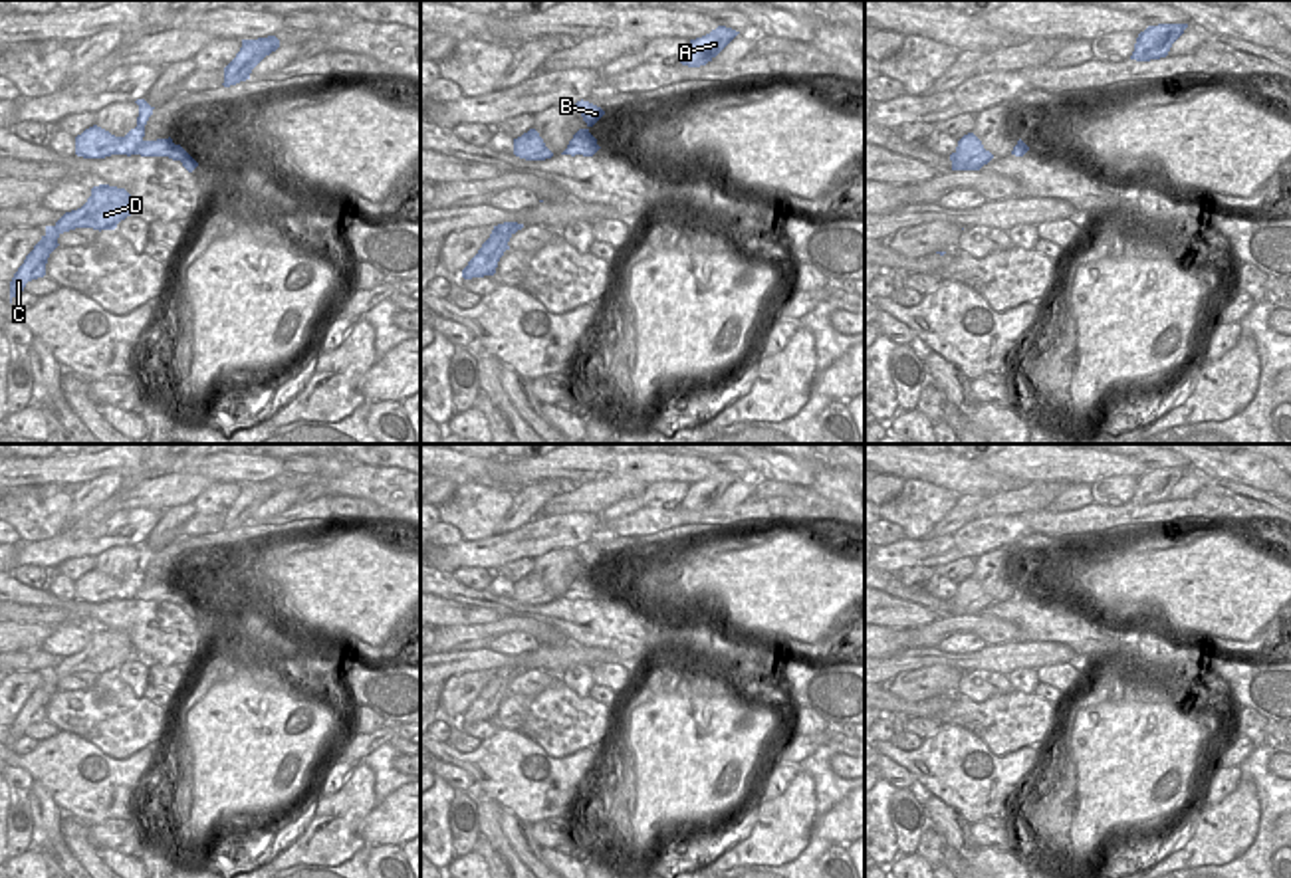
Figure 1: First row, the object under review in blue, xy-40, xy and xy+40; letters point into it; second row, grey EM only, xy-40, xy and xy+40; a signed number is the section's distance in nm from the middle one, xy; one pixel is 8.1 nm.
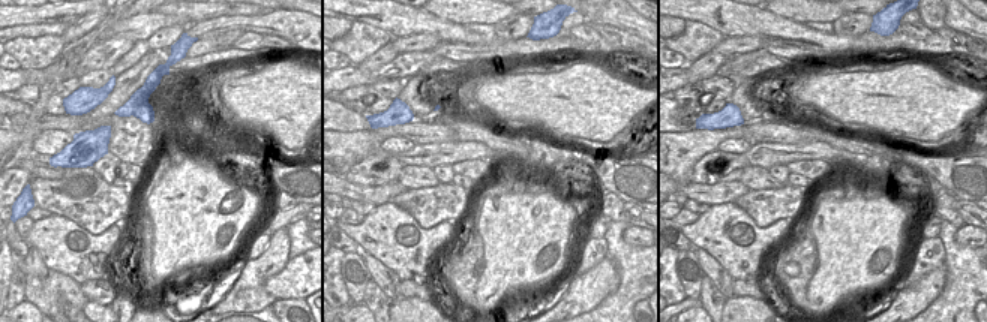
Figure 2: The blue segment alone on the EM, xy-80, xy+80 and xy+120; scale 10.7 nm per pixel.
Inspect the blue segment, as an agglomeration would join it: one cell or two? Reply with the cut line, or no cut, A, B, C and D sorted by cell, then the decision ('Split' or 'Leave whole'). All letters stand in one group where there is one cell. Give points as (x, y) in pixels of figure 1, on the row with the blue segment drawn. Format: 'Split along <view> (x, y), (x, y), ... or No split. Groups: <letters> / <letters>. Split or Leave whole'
Split along xy-40 (145, 141), (135, 153). Groups: A C D / B. Split.

